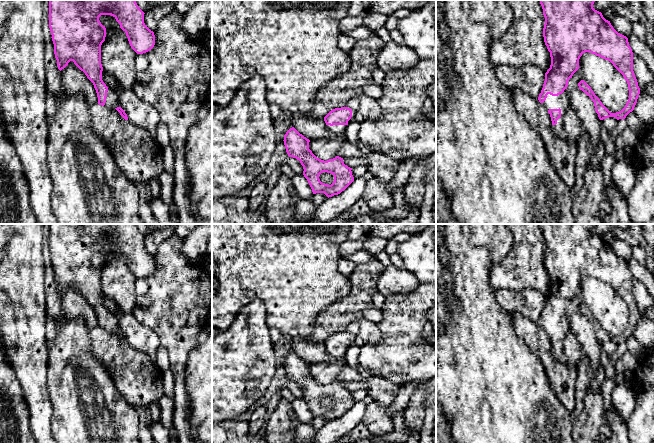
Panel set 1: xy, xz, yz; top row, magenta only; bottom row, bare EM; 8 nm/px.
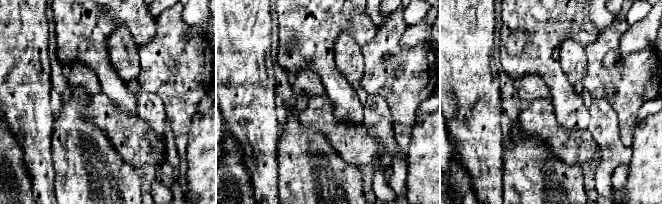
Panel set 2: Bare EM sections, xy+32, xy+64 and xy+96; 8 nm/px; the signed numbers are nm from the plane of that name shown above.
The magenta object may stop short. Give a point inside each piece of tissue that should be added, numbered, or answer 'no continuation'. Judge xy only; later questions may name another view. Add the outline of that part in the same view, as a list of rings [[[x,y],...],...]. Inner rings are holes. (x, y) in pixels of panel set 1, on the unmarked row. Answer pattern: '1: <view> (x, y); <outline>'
1: xy (112, 325); [[[108,312],[105,331],[117,332],[121,331],[118,323],[118,318],[111,312]]]

